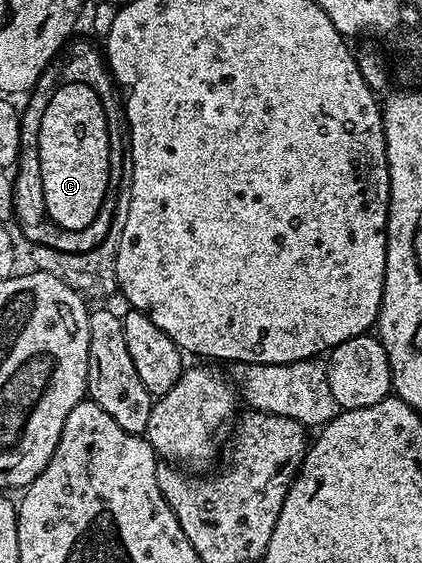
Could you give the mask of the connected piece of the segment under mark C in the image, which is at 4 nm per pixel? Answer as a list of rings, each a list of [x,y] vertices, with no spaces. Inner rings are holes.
[[[64,81],[51,100],[48,101],[48,106],[44,109],[44,120],[40,120],[40,144],[38,145],[38,151],[40,152],[40,180],[44,180],[44,204],[46,205],[48,216],[56,224],[60,224],[60,228],[78,230],[87,228],[92,220],[96,220],[96,216],[100,212],[98,202],[102,202],[102,186],[106,186],[106,136],[109,133],[110,129],[106,123],[106,113],[102,107],[100,96],[91,86],[87,86],[85,81]]]

